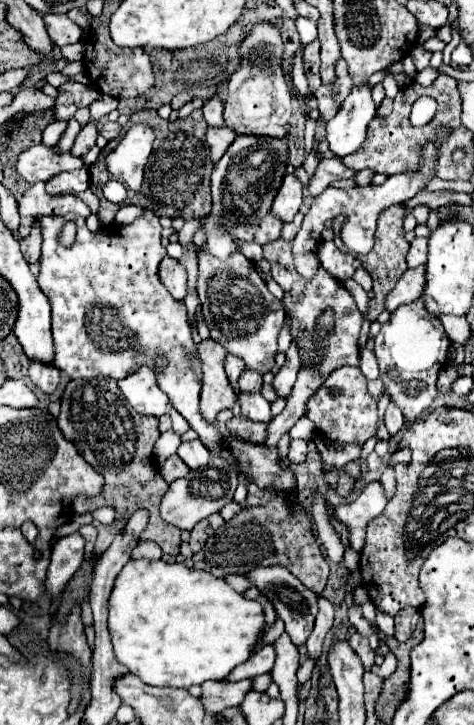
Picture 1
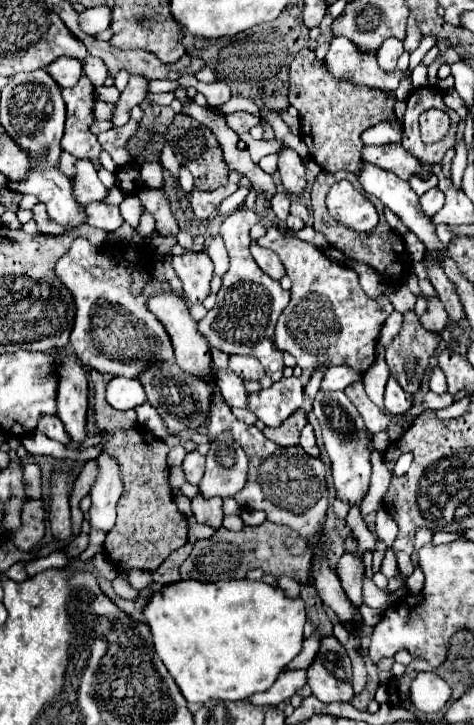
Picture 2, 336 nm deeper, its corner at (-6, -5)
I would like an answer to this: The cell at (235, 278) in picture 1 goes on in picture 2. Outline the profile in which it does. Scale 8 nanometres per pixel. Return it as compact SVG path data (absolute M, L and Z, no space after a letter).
M236 209L224 217L220 223L220 237L224 239L230 269L222 277L222 287L216 295L216 305L208 315L198 321L200 335L208 341L212 349L220 349L228 355L254 355L260 359L268 377L278 381L282 377L282 351L274 345L274 327L290 301L290 293L280 287L280 283L268 277L250 255L250 227L258 223L258 217L252 209Z

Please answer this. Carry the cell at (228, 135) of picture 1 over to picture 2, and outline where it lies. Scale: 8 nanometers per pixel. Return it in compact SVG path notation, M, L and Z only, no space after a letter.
M238 111L238 113L226 115L226 123L234 133L242 135L242 133L248 133L252 127L258 125L258 117L250 115L250 113L244 113L244 111Z

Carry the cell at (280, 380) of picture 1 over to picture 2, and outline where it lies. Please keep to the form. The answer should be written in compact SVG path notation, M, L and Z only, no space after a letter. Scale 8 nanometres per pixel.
M282 377L270 389L250 395L248 409L268 427L278 427L286 417L302 407L302 385L298 377Z

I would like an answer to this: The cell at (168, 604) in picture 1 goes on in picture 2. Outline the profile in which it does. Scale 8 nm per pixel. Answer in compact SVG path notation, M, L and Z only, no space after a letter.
M180 579L164 585L148 597L144 607L144 623L150 627L156 655L166 665L186 701L240 701L252 693L266 691L278 673L284 671L286 663L298 655L304 639L306 611L302 599L292 601L278 587L266 585L264 581L240 579L202 583L194 579Z

